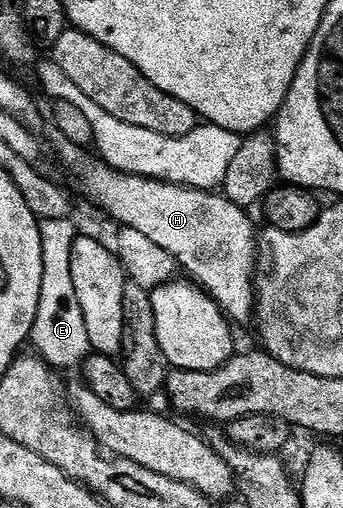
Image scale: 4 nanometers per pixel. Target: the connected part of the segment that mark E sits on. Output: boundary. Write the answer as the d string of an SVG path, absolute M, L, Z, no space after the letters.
M46 220L40 224L42 236L42 296L38 304L38 316L30 339L35 353L39 354L49 366L65 372L71 366L83 367L89 354L93 353L90 338L87 335L85 316L78 304L73 277L70 274L70 258L74 242L78 235L75 221Z

